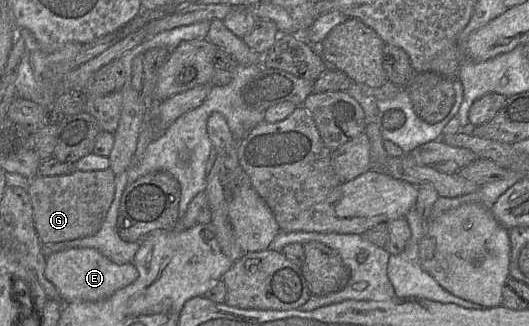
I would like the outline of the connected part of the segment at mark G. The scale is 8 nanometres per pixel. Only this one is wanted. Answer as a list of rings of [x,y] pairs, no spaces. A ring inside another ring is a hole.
[[[108,168],[31,178],[27,191],[33,209],[34,226],[43,246],[95,235],[113,201],[116,176]]]

